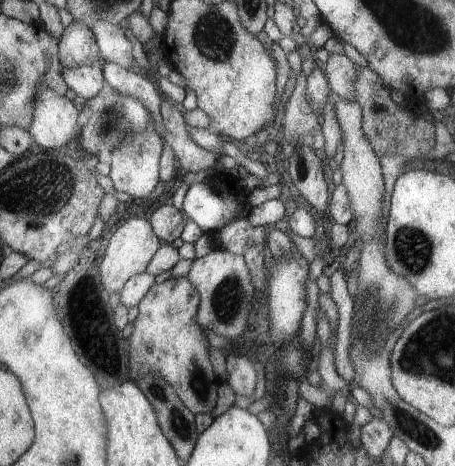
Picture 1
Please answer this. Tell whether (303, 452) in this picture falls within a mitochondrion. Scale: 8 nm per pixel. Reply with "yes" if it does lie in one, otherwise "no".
no

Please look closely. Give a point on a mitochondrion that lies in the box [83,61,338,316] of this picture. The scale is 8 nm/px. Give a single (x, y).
(105, 123)

